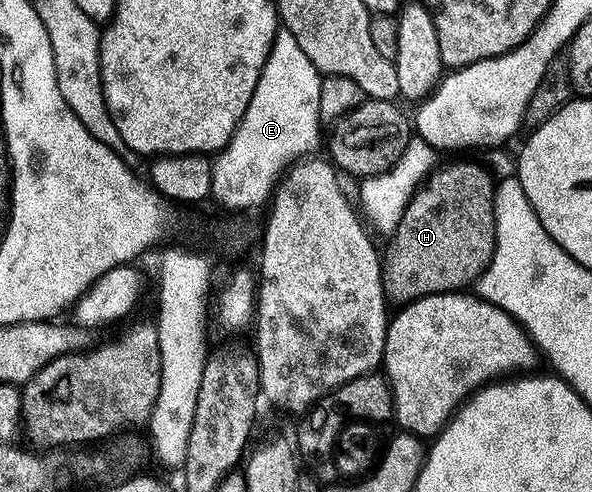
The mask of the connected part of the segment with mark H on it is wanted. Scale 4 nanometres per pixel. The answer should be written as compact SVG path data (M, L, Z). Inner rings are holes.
M460 160L457 164L446 165L445 168L443 166L437 167L424 177L422 186L416 189L416 193L412 195L410 202L405 204L404 213L400 215L400 220L394 226L394 231L390 236L392 245L388 248L388 256L386 252L386 263L382 268L384 273L384 294L393 305L403 306L411 304L412 301L423 296L438 294L439 292L459 292L475 285L483 272L490 266L492 255L496 249L496 186L497 181L492 180L491 174L482 165L475 164L472 160Z

